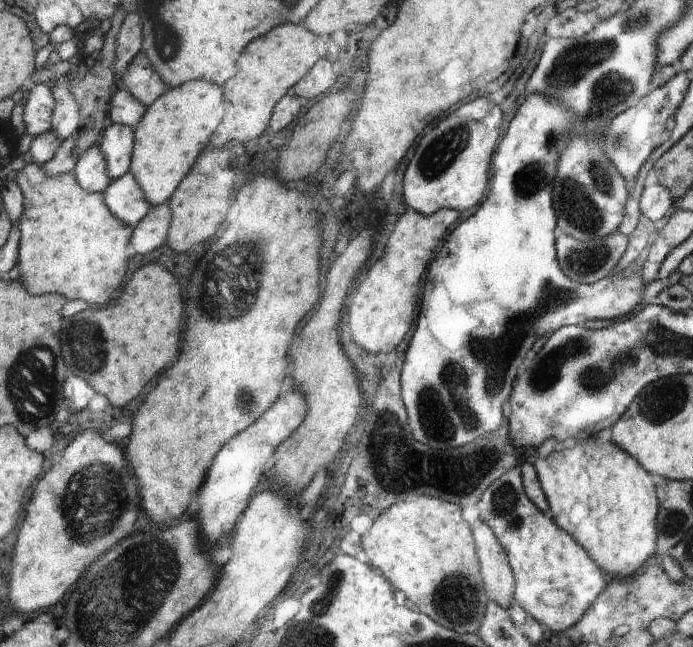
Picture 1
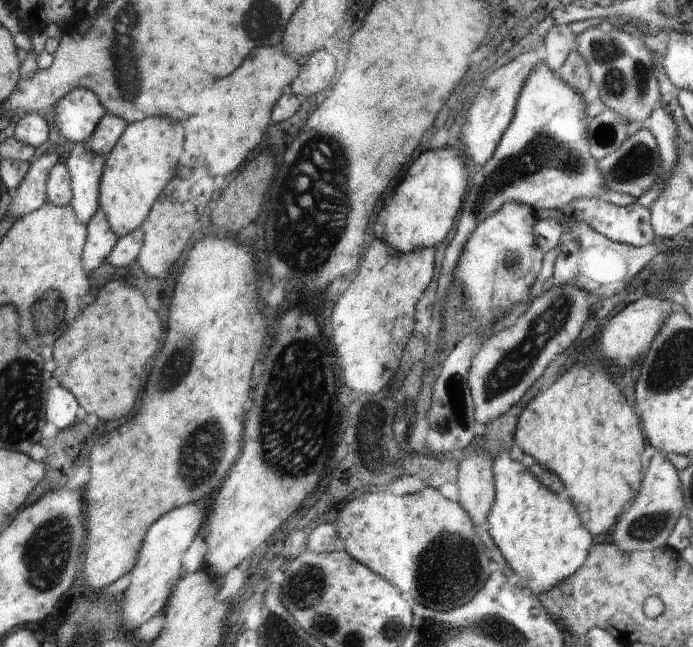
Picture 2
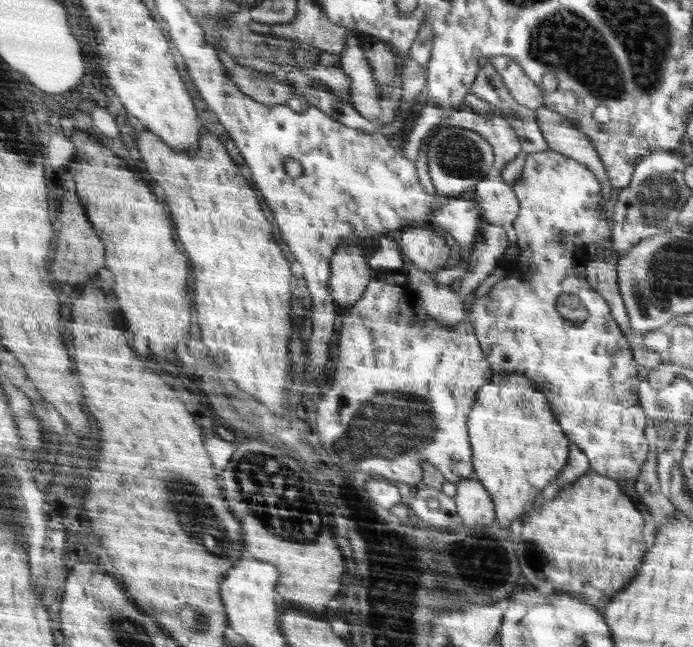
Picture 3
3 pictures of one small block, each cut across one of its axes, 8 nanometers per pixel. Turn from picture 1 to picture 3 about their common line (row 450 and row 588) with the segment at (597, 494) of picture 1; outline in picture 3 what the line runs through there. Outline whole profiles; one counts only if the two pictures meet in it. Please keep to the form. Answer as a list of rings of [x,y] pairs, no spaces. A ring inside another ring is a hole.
[[[592,470],[570,484],[568,490],[562,490],[552,502],[544,504],[540,511],[527,515],[526,521],[520,521],[521,535],[515,545],[522,578],[526,576],[534,588],[539,588],[544,580],[548,580],[554,590],[568,588],[562,593],[590,600],[591,605],[603,612],[610,598],[632,582],[646,554],[642,514],[628,496],[620,492],[614,479]]]

